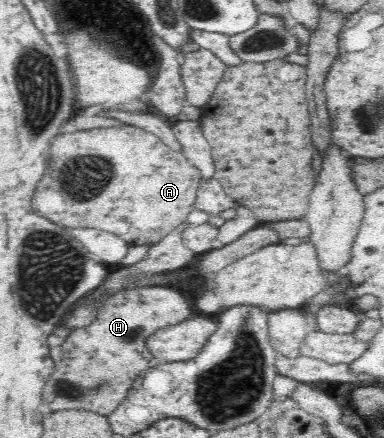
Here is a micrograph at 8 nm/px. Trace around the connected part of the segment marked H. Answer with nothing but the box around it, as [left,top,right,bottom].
[43,287,194,416]

